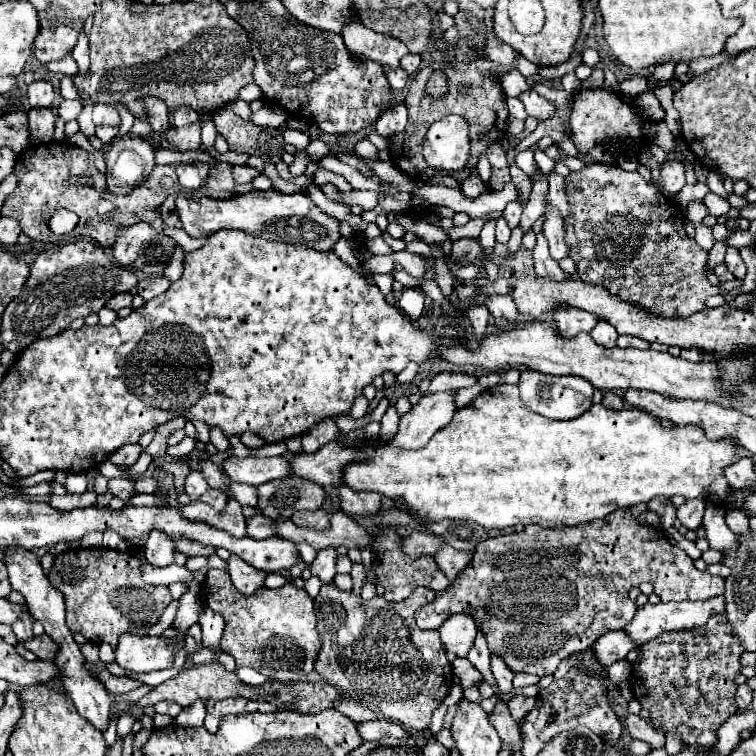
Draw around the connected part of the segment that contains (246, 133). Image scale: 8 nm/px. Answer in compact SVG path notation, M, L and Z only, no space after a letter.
M231 108L213 114L217 132L229 142L231 150L261 156L265 162L281 162L285 152L285 140L281 130L269 126L255 126L253 122L241 120Z

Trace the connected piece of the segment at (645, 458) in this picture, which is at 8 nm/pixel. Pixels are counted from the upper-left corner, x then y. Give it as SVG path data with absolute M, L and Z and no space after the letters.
M493 386L493 390L485 390L479 394L479 398L475 398L473 404L461 408L455 412L453 420L439 430L431 442L427 446L423 446L421 450L395 450L393 446L381 446L375 456L367 462L359 462L359 464L351 464L345 470L345 484L351 486L353 490L375 490L391 500L395 498L403 498L405 504L409 506L409 510L413 510L417 516L429 518L433 522L439 522L443 518L451 518L451 520L467 520L467 522L477 522L483 528L509 528L509 526L517 526L517 524L539 524L545 528L557 528L557 526L577 526L583 522L591 522L597 518L607 518L611 512L615 512L617 508L633 508L637 504L647 504L651 498L655 496L665 496L671 498L675 494L685 496L685 498L711 498L715 496L717 502L723 502L723 506L727 504L729 496L733 494L733 486L729 486L727 478L725 478L725 468L739 462L741 456L737 454L739 450L739 442L735 442L733 438L721 438L721 440L709 440L705 436L705 432L691 424L691 426L671 426L671 428L663 428L661 422L657 418L651 418L649 414L643 414L641 410L607 410L603 404L595 404L589 408L589 412L585 412L583 416L575 418L575 420L565 420L565 422L557 422L557 420L549 420L543 418L535 412L529 412L523 402L519 400L519 390L517 386Z

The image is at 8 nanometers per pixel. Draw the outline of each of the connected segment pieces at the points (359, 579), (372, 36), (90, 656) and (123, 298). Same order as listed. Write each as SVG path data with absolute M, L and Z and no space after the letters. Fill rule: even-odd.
M355 562L355 564L353 564L353 570L351 570L353 592L355 592L355 594L361 592L361 586L363 586L363 582L365 582L365 576L367 576L367 570L365 570L363 562Z
M349 24L343 28L343 40L347 44L347 50L355 54L357 58L371 58L379 62L381 66L399 66L399 60L409 54L409 48L401 42L395 40L393 36L373 32L371 28L363 24ZM385 50L395 50L391 56Z
M85 642L79 646L81 648L81 654L85 656L85 662L87 664L97 664L99 662L99 646L95 642Z
M127 292L127 294L115 296L111 302L107 302L107 306L113 310L121 310L121 308L131 308L131 302L133 302L133 296Z

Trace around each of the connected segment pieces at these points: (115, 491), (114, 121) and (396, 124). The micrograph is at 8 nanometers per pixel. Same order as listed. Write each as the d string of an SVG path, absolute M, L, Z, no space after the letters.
M111 478L109 480L109 492L117 498L121 498L123 502L129 500L129 496L133 494L133 480L127 478Z
M95 104L93 106L93 122L95 124L109 124L119 126L119 112L109 104Z
M403 102L391 106L391 110L385 110L379 116L379 122L375 124L375 132L383 138L391 138L393 134L399 134L405 128L407 122L407 108Z

